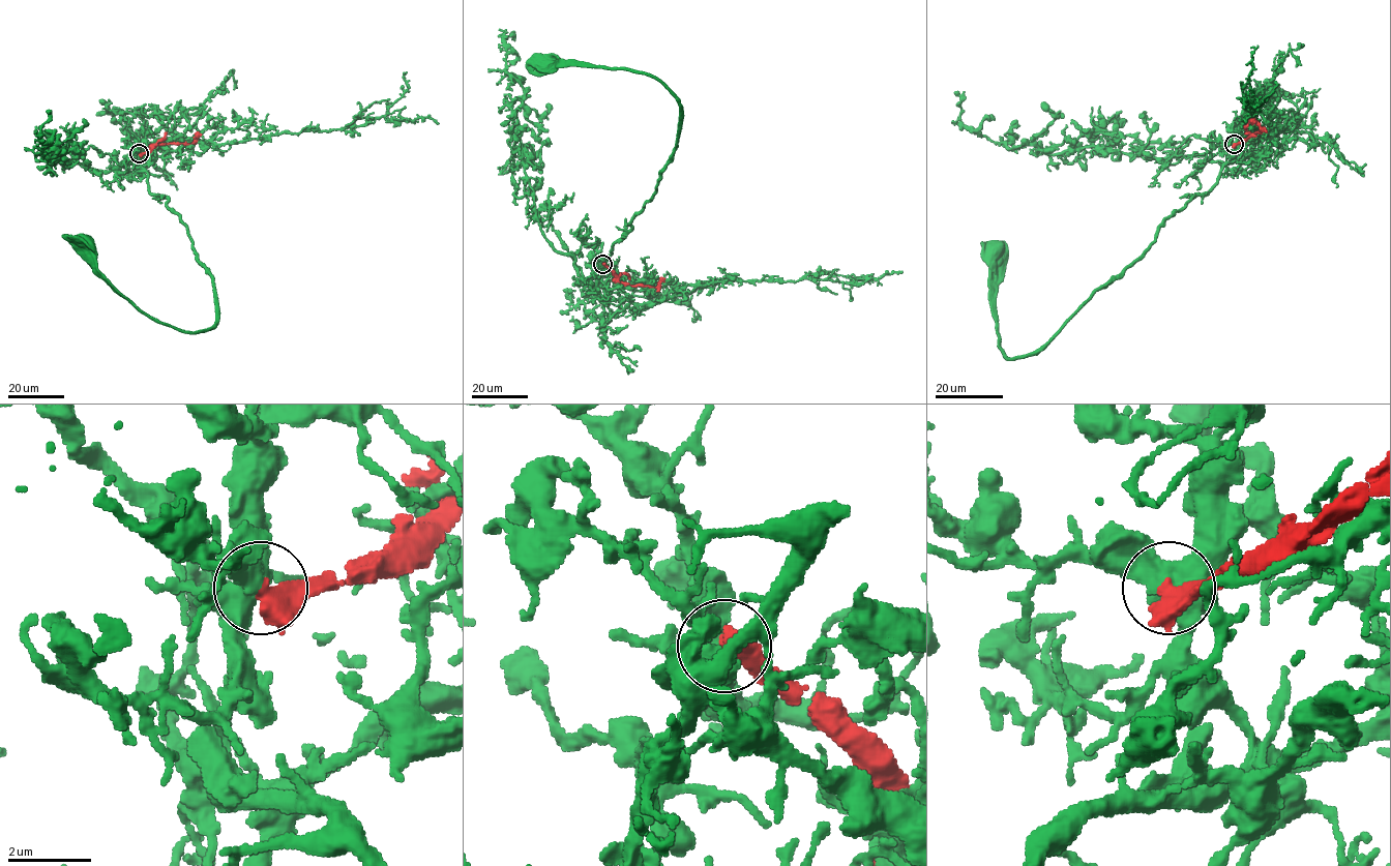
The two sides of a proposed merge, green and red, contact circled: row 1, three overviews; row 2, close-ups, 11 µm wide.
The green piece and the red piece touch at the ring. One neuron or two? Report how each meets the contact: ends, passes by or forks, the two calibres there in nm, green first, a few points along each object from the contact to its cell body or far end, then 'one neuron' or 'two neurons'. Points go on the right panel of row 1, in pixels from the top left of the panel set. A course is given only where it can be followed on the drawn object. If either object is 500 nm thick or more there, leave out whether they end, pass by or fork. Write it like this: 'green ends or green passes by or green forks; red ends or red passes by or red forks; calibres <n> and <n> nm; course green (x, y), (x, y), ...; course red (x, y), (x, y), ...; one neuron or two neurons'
calibres 500 and 500 nm; course green (1234, 144), (1240, 157), (1212, 188), (1167, 218), (1044, 345), (1015, 358), (1000, 346), (996, 249); course red (1234, 144), (1262, 130), (1250, 121); two neurons

